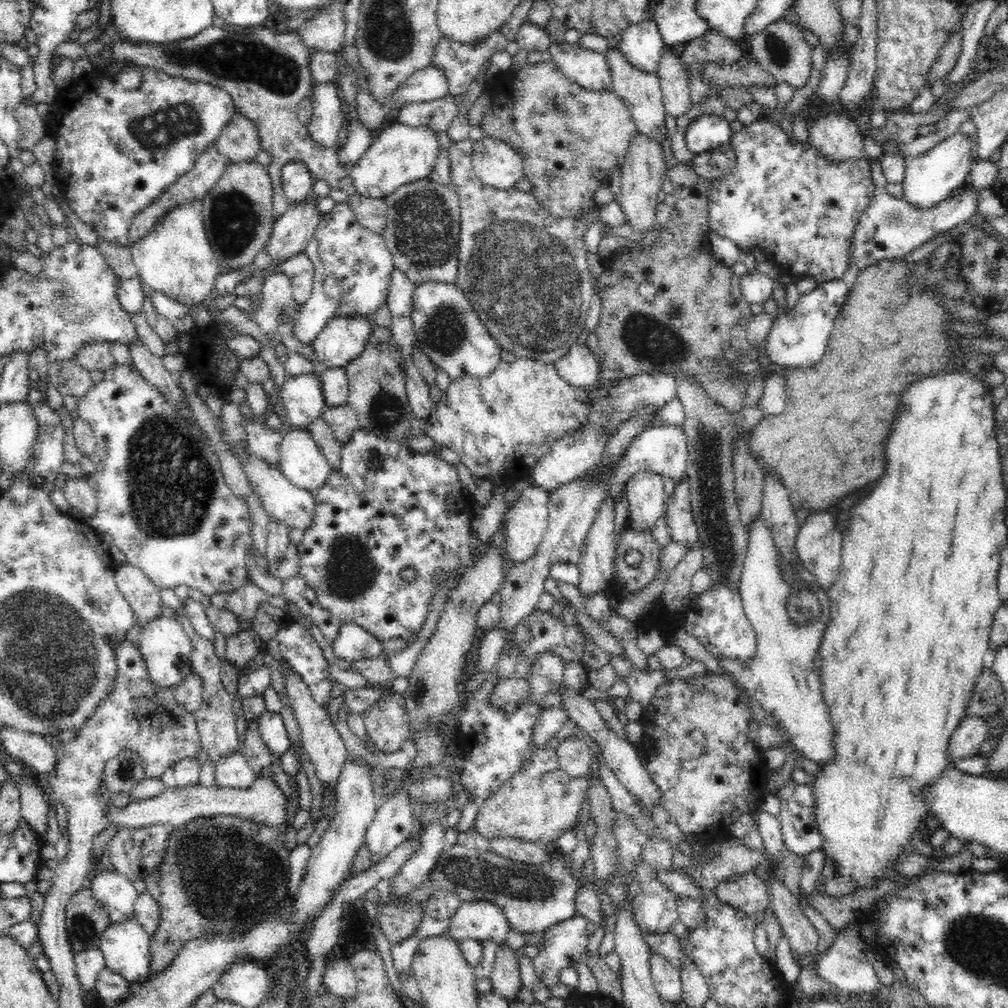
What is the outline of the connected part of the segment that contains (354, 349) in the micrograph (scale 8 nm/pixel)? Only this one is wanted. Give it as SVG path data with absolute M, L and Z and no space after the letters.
M366 315L331 318L311 342L322 368L345 367L366 346L372 335L372 324Z

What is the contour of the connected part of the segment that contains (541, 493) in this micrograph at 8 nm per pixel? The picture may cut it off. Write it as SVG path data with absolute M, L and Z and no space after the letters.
M536 483L530 484L504 513L506 550L514 563L526 562L549 528L548 494Z

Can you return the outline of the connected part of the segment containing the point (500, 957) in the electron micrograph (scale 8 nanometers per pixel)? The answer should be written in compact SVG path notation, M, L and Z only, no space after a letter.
M507 943L498 946L490 981L492 990L503 996L506 1002L516 1001L522 981L518 969L518 956Z

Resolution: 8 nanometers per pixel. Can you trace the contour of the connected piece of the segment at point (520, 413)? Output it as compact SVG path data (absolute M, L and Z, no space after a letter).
M520 357L514 362L501 361L484 378L452 381L427 419L425 435L459 455L479 480L501 476L517 482L529 476L555 440L588 424L592 390L594 387L576 388L562 381L553 363Z

